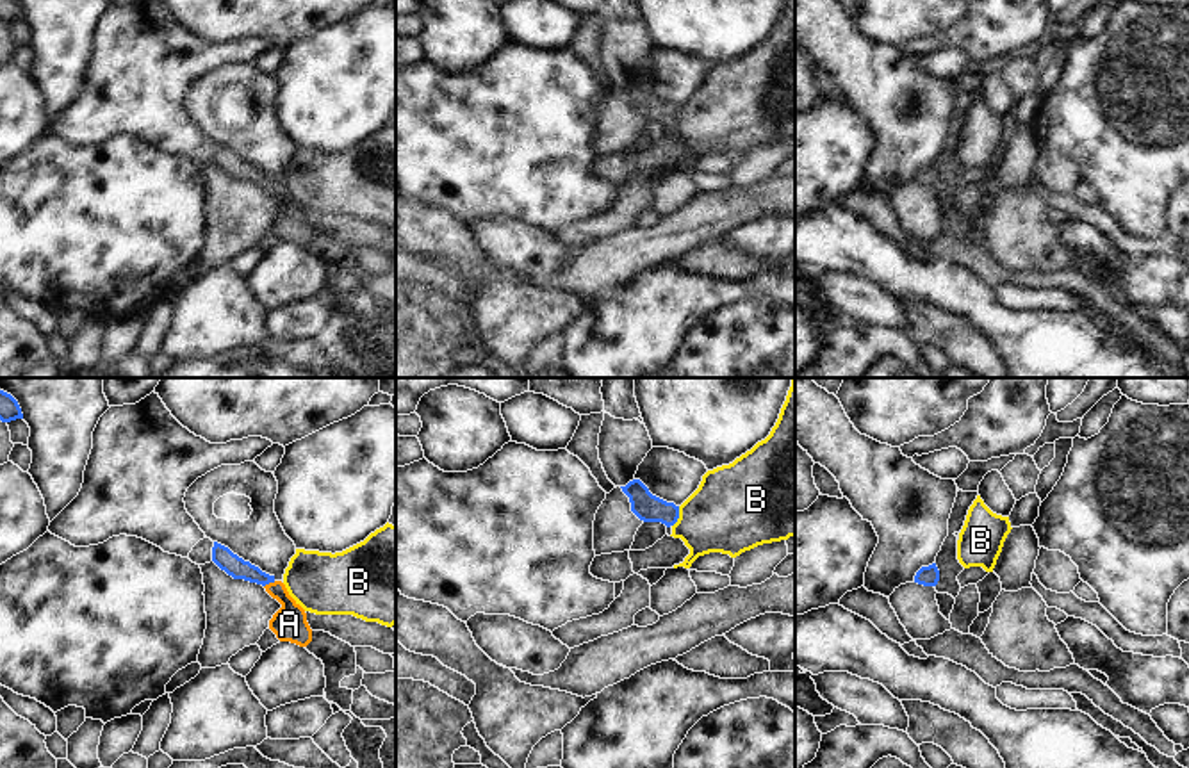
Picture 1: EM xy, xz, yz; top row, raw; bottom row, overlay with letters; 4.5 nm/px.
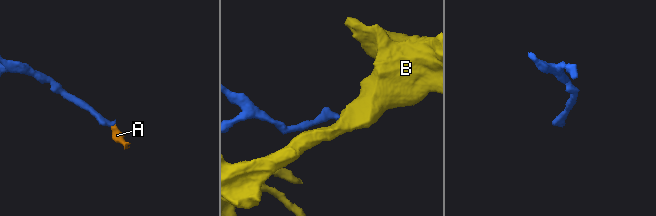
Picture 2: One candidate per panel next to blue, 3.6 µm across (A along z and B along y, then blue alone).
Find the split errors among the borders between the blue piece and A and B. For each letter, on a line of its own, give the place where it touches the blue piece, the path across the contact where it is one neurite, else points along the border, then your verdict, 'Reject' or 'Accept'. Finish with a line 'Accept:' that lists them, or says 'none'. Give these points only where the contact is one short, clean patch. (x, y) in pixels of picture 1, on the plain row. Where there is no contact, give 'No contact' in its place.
A: Touches blue at xy (270, 182). Path across: xy (229, 163), (270, 182), (289, 207), (289, 225). Accept
B: Touches blue at xz (678, 118). Boundary: xz (680, 107), (680, 118), (672, 127). Reject
Accept: A.

